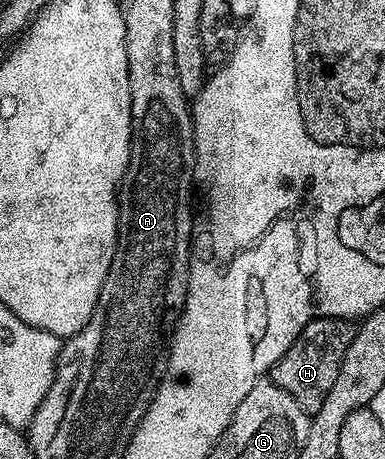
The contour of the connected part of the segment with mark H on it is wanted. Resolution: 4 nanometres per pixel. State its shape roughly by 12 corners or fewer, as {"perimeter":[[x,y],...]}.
{"perimeter":[[312,318],[271,381],[305,411],[335,384],[354,323]]}

